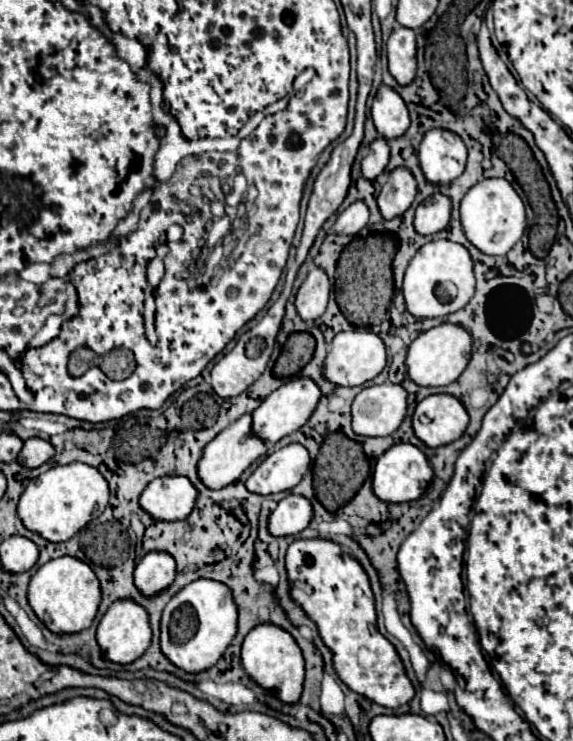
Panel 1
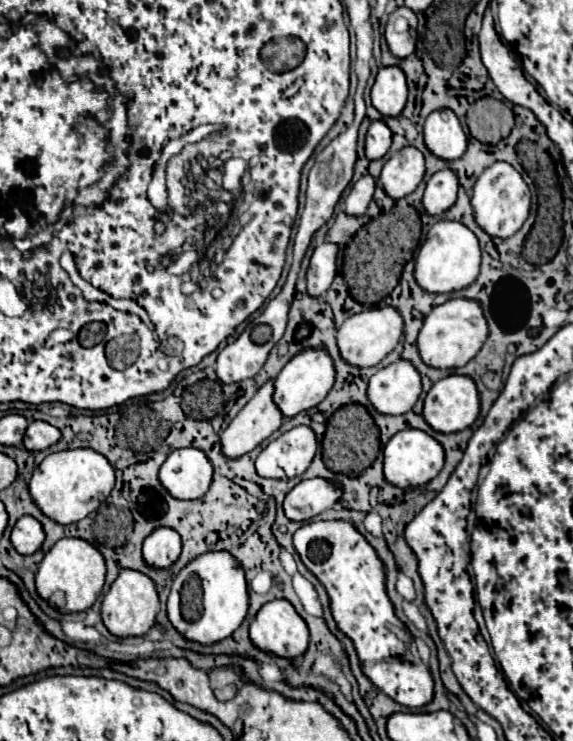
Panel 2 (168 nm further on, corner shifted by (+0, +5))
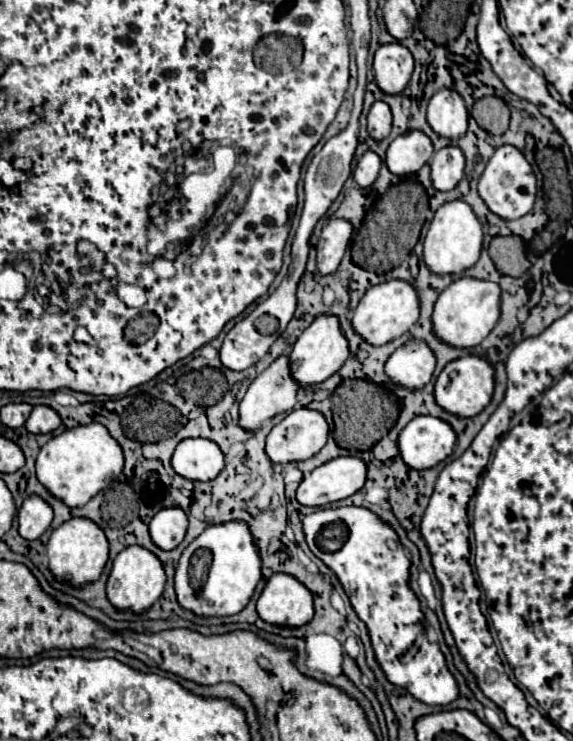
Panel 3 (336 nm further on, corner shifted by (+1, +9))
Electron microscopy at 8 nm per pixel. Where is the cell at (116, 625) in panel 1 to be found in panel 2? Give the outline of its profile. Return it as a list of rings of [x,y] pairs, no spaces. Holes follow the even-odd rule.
[[[124,568],[120,570],[118,578],[112,582],[110,590],[104,596],[102,622],[116,636],[142,636],[152,628],[158,610],[160,610],[160,600],[158,600],[156,584],[152,582],[152,578],[148,578],[146,574],[138,570]]]

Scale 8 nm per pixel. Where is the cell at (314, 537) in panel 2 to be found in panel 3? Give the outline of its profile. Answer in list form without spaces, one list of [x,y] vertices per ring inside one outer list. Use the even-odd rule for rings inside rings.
[[[325,508],[303,518],[309,550],[339,578],[353,610],[365,622],[375,658],[391,684],[405,688],[413,698],[445,706],[457,698],[457,684],[445,666],[437,644],[431,644],[423,628],[419,600],[407,584],[409,558],[397,534],[367,508]]]

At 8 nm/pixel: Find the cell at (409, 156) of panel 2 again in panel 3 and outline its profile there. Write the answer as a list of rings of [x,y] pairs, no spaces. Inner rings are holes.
[[[411,130],[407,134],[397,136],[391,142],[391,146],[387,148],[385,164],[391,174],[403,178],[419,172],[421,166],[425,166],[431,156],[433,156],[431,140],[423,132]]]

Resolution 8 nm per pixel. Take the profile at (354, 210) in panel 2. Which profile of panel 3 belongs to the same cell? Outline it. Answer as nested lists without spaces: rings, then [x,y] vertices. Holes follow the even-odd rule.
[[[365,152],[363,158],[359,160],[355,172],[353,172],[353,178],[357,182],[359,188],[369,188],[377,174],[379,174],[379,168],[381,168],[381,158],[375,154],[375,152]]]

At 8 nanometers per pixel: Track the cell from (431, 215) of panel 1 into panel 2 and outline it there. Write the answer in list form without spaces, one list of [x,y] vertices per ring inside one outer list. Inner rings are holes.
[[[450,168],[438,170],[428,180],[424,190],[424,208],[428,210],[428,214],[440,214],[448,210],[456,202],[456,190],[458,190],[456,172]]]

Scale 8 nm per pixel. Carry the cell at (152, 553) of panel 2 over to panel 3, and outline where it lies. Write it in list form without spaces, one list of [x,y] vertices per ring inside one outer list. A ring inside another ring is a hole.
[[[163,508],[149,522],[151,540],[165,552],[177,548],[183,542],[185,532],[187,532],[187,516],[181,508]]]

